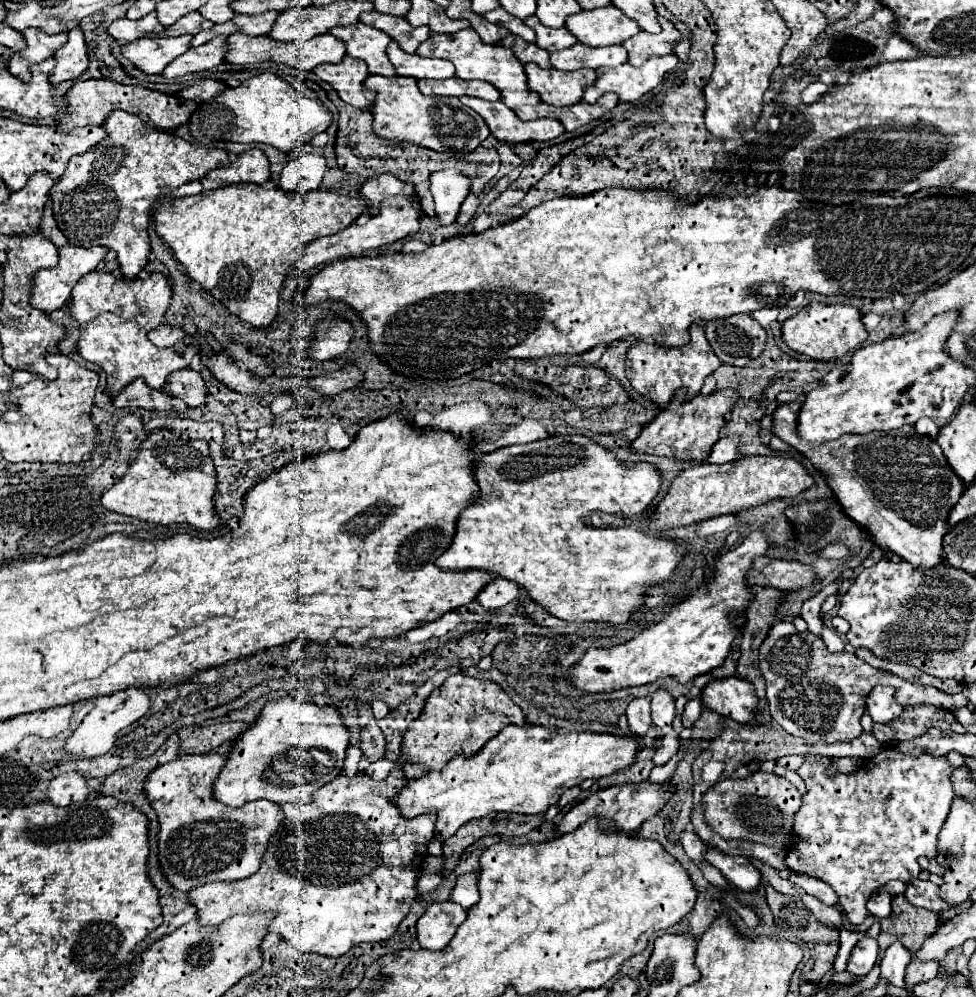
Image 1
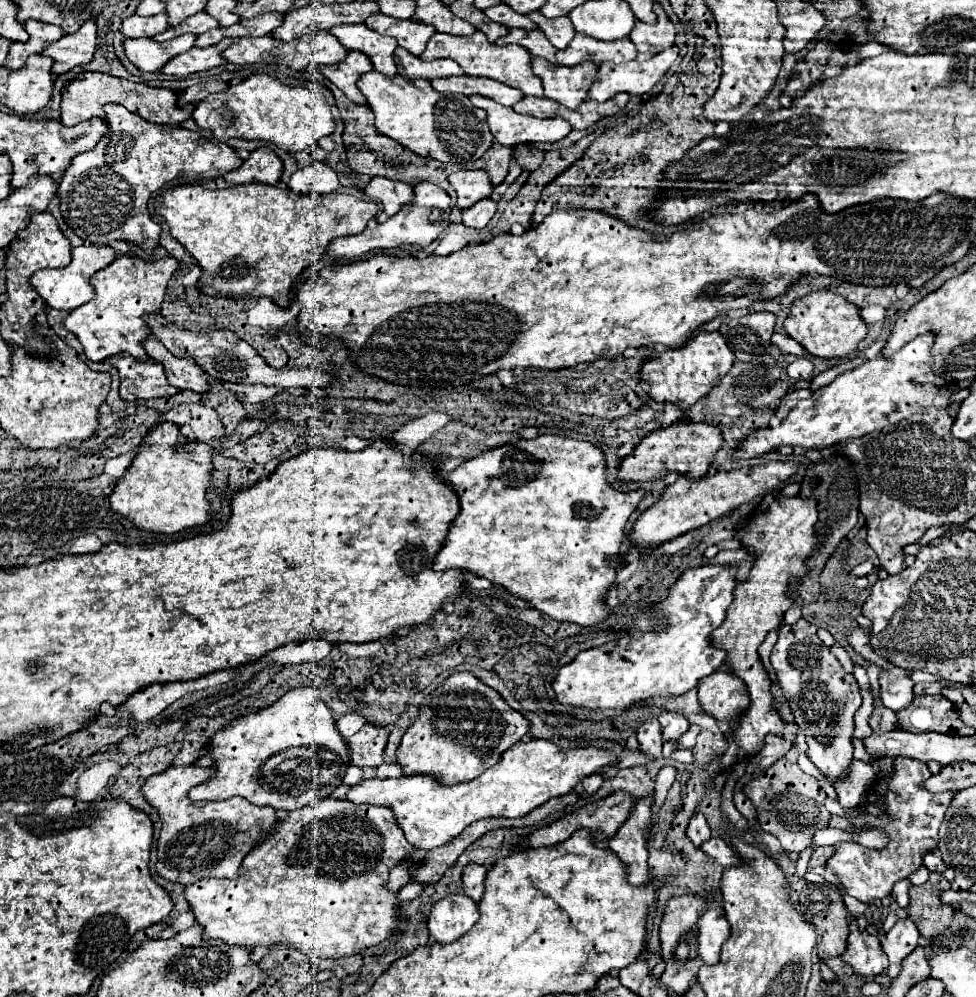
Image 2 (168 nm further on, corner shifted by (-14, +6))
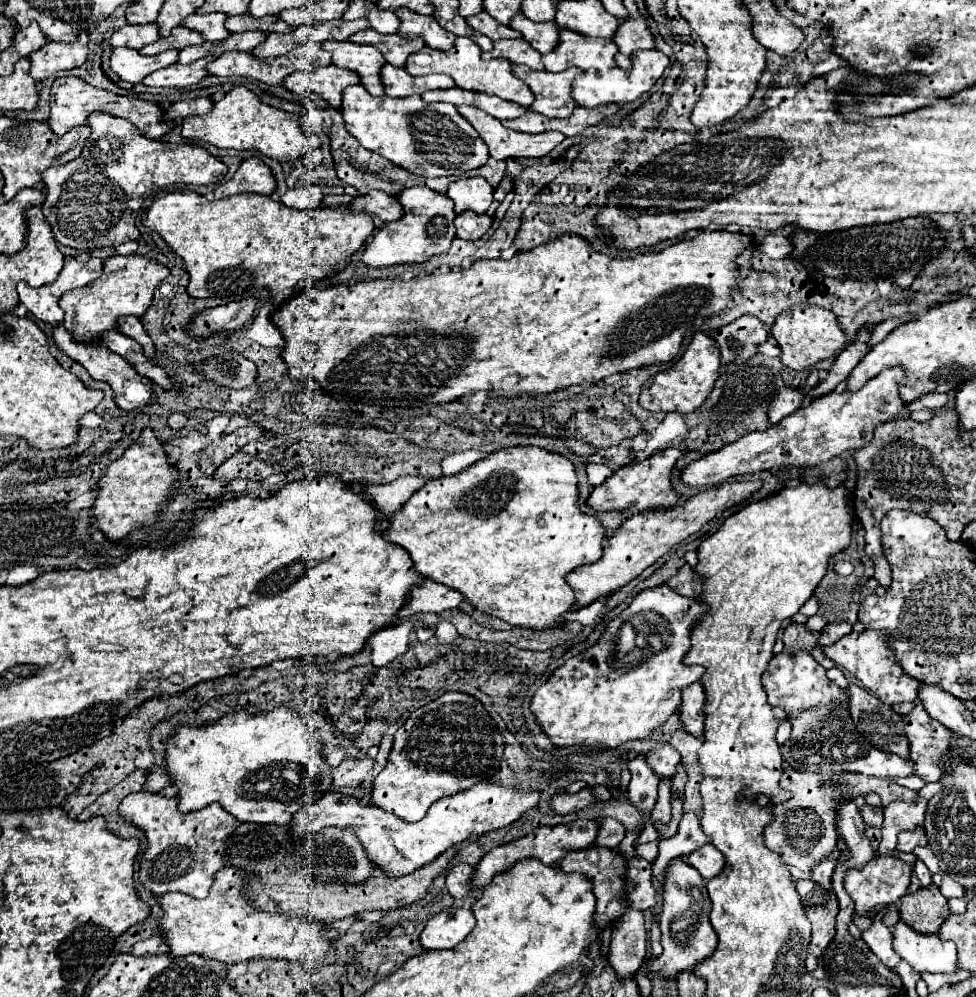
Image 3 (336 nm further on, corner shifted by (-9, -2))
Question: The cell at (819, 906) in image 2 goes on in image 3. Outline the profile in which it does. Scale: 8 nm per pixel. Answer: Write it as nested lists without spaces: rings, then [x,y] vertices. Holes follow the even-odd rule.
[[[810,878],[798,880],[796,890],[802,898],[806,918],[812,922],[810,952],[816,958],[820,958],[836,932],[836,914],[838,914],[836,896],[832,890],[824,890],[820,884],[816,884]]]

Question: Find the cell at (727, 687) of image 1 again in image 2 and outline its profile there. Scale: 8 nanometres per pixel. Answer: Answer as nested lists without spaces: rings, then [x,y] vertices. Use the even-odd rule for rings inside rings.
[[[715,672],[703,678],[697,690],[703,710],[717,720],[737,720],[751,704],[745,682],[729,672]]]

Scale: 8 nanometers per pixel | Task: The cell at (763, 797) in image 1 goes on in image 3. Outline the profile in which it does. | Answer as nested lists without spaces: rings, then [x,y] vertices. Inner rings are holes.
[[[786,770],[782,774],[780,786],[786,790],[792,790],[794,796],[792,800],[774,806],[774,822],[764,832],[766,846],[778,852],[786,864],[802,862],[800,864],[802,872],[810,872],[814,862],[820,862],[834,852],[836,842],[840,838],[838,828],[836,828],[838,802],[844,802],[846,798],[854,800],[856,796],[866,796],[874,792],[880,797],[884,807],[896,800],[914,802],[918,796],[918,792],[902,788],[896,782],[886,780],[886,778],[860,776],[860,774],[840,774],[838,778],[830,778],[830,782],[822,782],[822,778],[824,778],[822,774],[814,774],[814,772]]]

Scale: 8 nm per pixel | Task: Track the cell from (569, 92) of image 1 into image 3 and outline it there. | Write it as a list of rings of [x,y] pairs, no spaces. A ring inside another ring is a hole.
[[[512,66],[512,74],[524,80],[534,94],[534,104],[530,106],[530,110],[536,110],[538,114],[548,118],[568,118],[576,108],[570,96],[570,86],[578,72],[580,70],[576,67],[552,74],[536,72],[526,66]]]

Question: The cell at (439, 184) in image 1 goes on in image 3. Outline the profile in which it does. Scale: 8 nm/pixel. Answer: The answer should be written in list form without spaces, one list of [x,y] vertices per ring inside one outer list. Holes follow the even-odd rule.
[[[474,176],[452,182],[446,196],[450,196],[450,200],[454,202],[456,214],[462,214],[466,210],[484,214],[494,200],[494,188],[484,178]]]

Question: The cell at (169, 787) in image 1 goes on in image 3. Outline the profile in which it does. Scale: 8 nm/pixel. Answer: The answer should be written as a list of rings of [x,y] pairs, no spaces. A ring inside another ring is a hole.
[[[136,792],[136,794],[130,794],[122,800],[120,814],[130,826],[144,830],[146,838],[148,838],[148,848],[142,854],[140,876],[138,876],[144,888],[148,888],[154,894],[182,892],[182,894],[188,894],[192,898],[206,898],[206,894],[214,882],[214,874],[226,866],[226,858],[224,858],[226,838],[236,828],[236,820],[218,802],[213,802],[202,810],[182,814],[182,812],[178,812],[178,800],[176,798],[164,798],[158,794]]]

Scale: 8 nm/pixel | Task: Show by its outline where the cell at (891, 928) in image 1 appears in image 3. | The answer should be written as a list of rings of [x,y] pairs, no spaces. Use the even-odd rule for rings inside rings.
[[[934,882],[900,900],[900,918],[922,934],[936,934],[948,914],[948,900]]]

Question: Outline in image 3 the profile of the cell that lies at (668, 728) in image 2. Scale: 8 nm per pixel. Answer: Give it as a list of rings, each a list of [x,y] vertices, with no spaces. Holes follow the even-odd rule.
[[[660,744],[646,756],[646,762],[650,762],[650,768],[658,774],[658,778],[672,778],[676,774],[676,766],[680,764],[680,754],[670,744]]]

